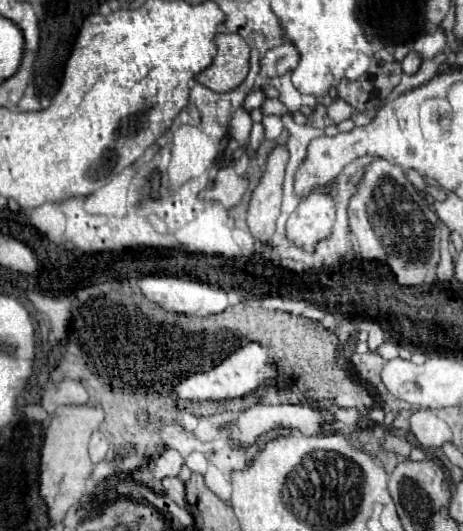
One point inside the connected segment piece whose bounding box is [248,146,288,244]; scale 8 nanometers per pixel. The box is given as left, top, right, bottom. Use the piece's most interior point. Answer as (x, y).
(264, 208)

